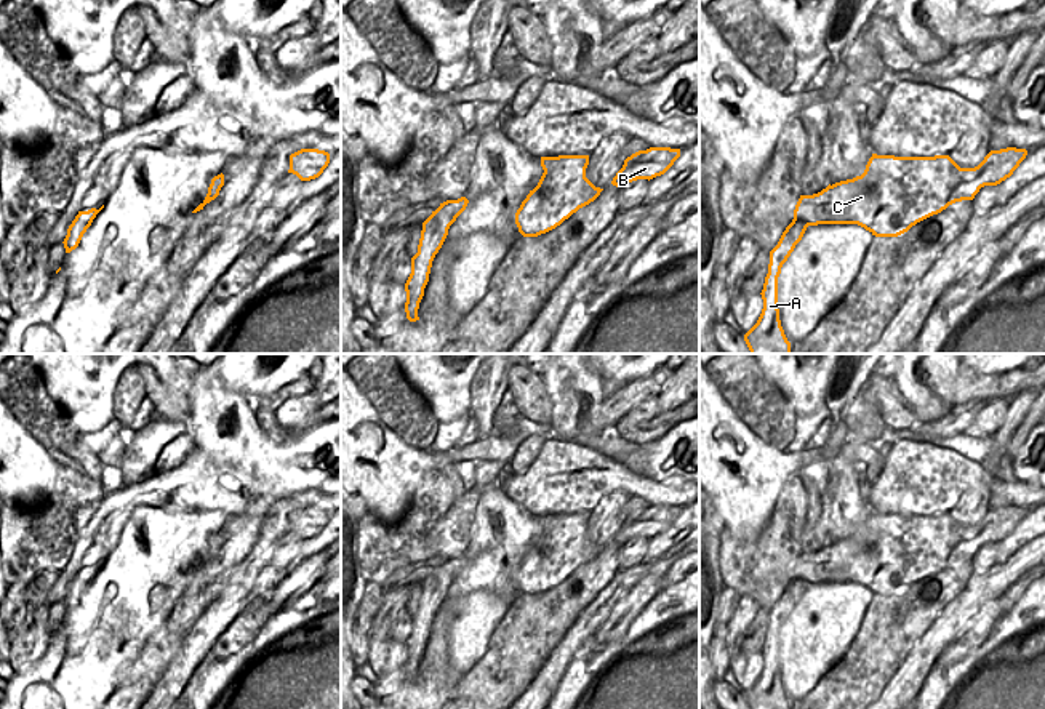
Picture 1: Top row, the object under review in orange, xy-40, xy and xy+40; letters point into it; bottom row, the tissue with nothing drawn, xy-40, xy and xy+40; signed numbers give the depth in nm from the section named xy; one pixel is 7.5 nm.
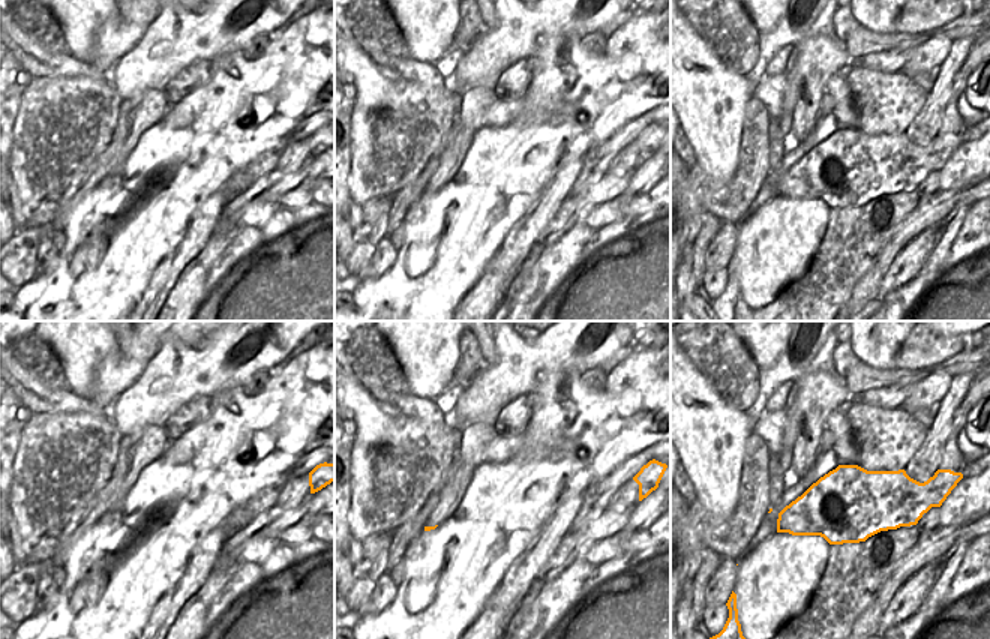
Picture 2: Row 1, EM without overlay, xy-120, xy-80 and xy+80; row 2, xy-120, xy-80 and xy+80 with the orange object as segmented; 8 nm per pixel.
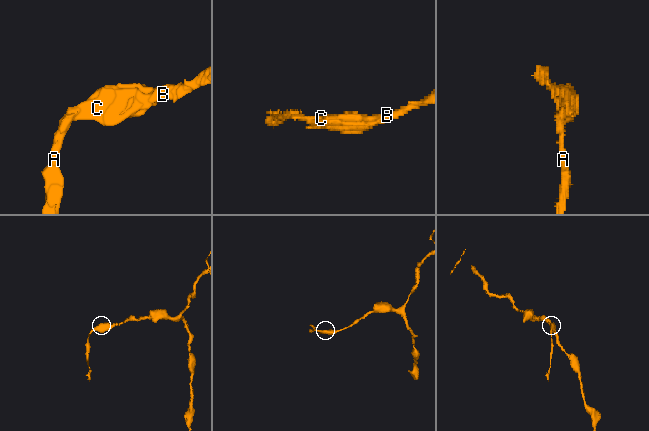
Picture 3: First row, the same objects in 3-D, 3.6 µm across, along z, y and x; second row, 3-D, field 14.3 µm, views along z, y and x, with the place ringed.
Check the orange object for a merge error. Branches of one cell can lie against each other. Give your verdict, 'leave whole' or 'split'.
leave whole

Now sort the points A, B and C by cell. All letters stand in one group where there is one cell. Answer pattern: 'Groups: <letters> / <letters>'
Groups: A B C

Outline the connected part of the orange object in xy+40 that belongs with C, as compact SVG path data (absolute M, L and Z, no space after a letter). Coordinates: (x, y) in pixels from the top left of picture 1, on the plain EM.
M1007 506L991 509L975 527L960 527L949 514L872 512L861 535L800 554L792 581L770 610L763 667L744 693L749 709L791 709L779 679L778 635L808 584L858 583L875 595L898 595L955 560L973 559L981 546L1000 543L1026 514L1026 507Z

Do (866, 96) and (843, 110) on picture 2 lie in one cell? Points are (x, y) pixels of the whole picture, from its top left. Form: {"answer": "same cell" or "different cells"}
{"answer": "different cells"}

